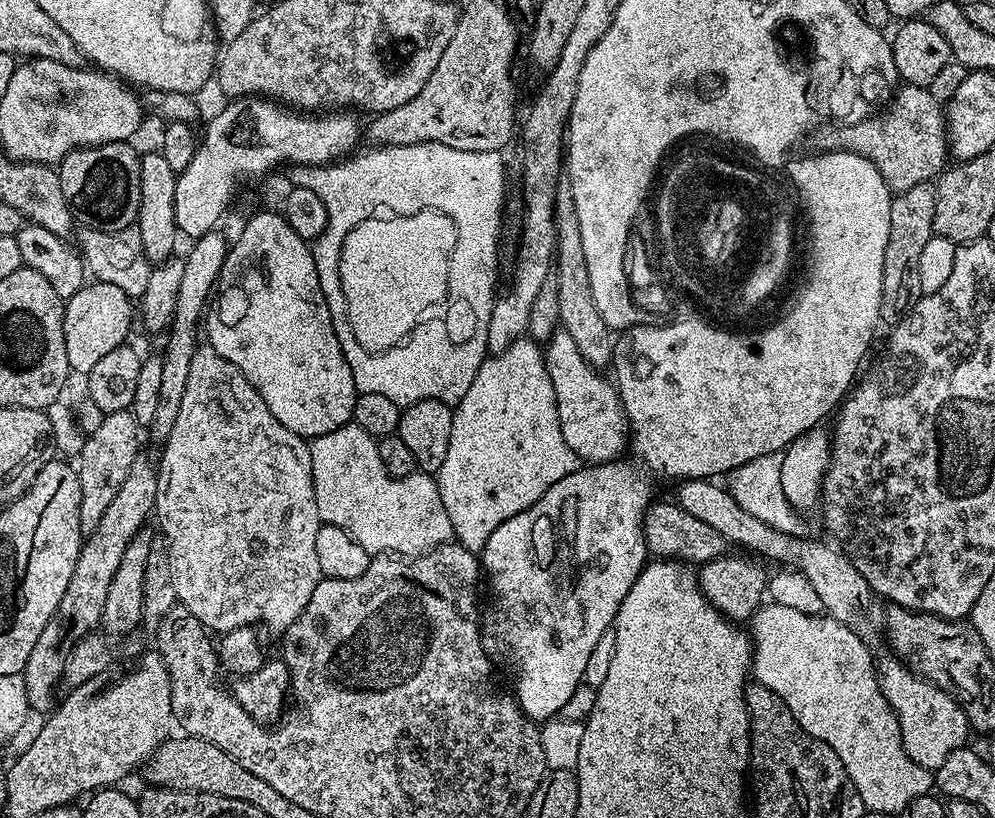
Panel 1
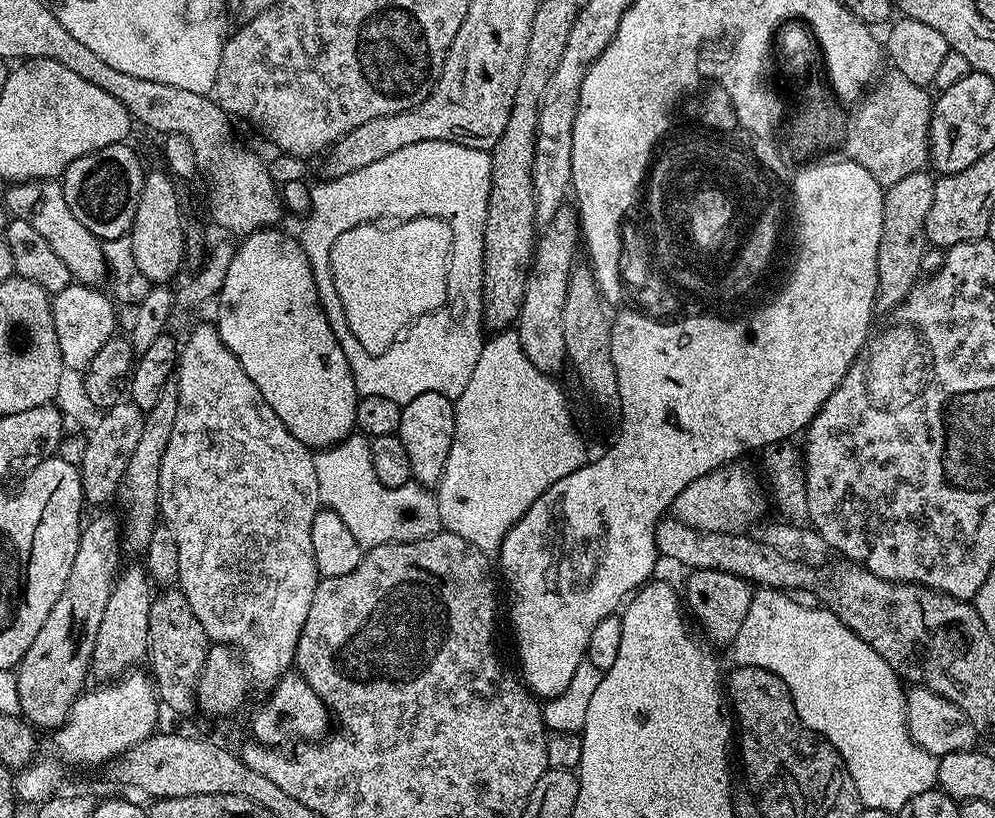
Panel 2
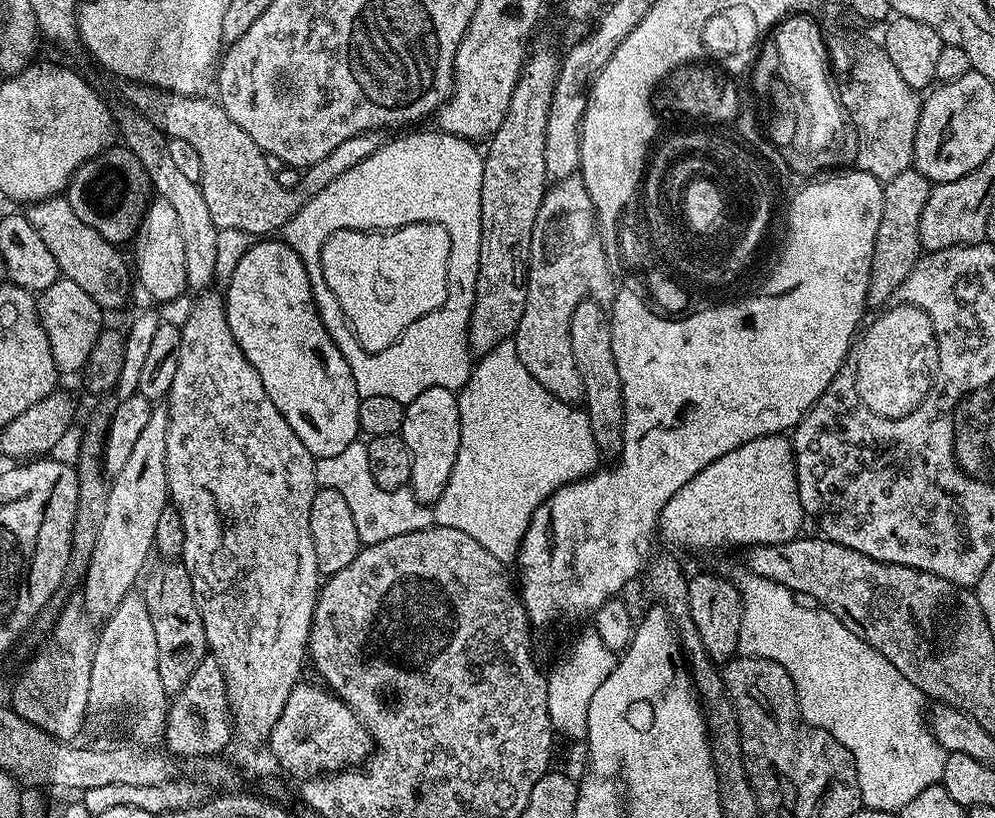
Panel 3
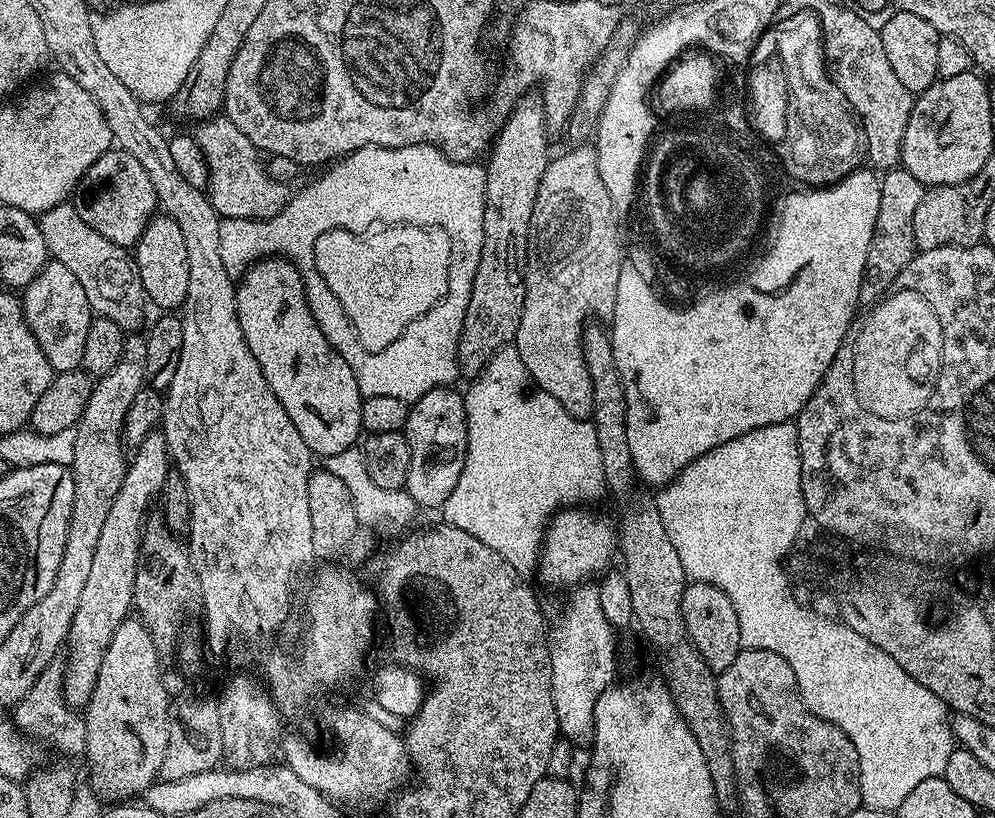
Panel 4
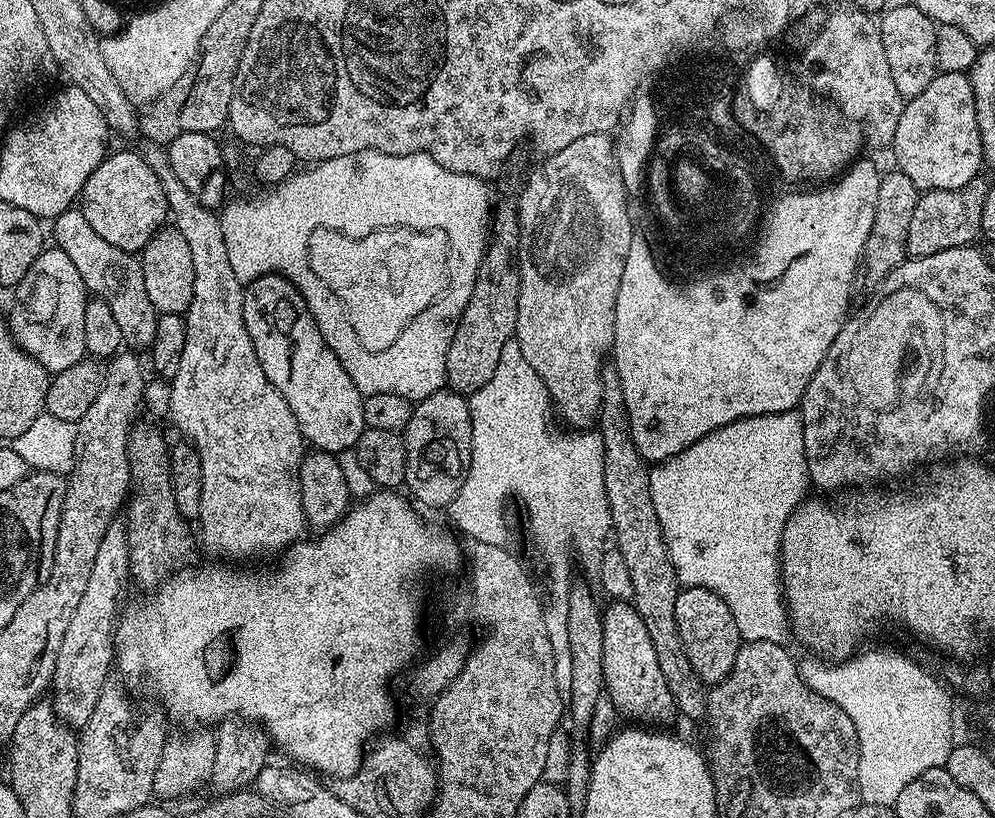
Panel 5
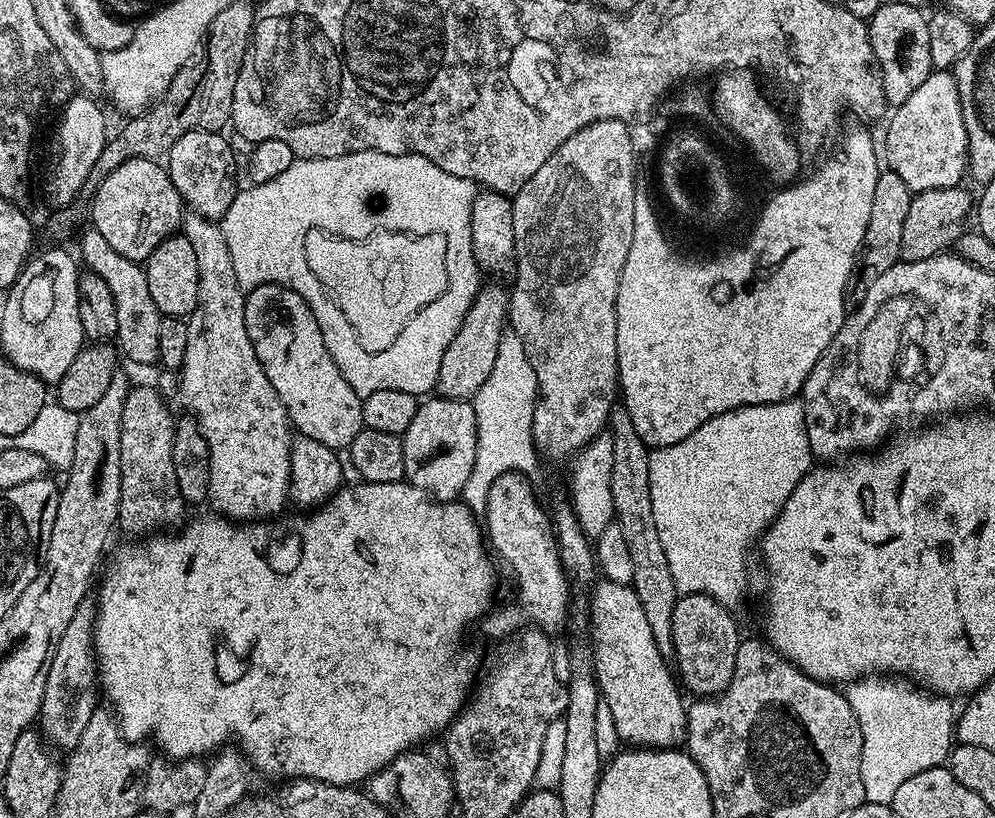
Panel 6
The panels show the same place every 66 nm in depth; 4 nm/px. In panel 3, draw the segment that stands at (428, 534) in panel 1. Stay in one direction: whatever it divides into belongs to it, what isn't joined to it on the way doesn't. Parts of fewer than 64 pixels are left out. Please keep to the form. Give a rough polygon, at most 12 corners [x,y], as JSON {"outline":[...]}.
{"outline":[[367,443],[316,460],[346,498],[361,545],[433,527],[408,488],[382,490]]}

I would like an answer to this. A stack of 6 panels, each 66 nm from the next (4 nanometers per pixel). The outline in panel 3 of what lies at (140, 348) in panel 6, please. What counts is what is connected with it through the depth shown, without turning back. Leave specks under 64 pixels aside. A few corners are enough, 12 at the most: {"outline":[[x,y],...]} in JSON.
{"outline":[[67,195],[26,215],[63,279],[101,310],[127,302],[121,249],[74,214]]}

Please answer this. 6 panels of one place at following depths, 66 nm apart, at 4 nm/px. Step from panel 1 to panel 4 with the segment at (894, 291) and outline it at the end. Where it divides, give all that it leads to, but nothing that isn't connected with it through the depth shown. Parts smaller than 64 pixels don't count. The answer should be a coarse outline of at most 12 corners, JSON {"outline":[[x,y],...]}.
{"outline":[[903,166],[883,173],[860,304],[874,306],[918,249],[926,186]]}

